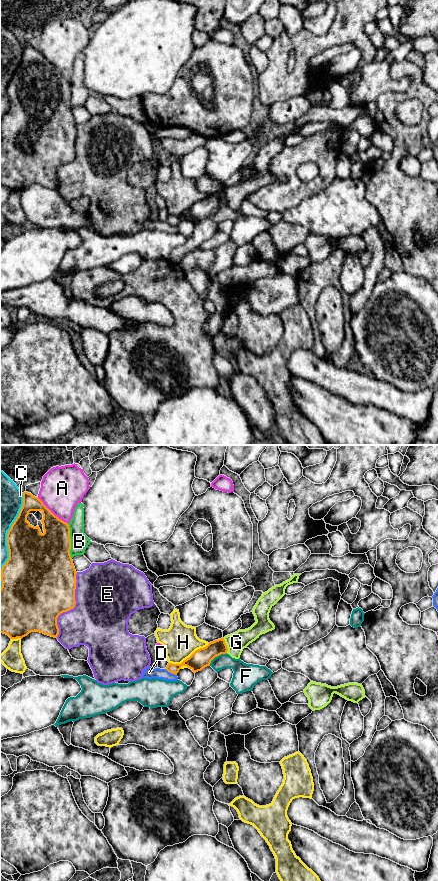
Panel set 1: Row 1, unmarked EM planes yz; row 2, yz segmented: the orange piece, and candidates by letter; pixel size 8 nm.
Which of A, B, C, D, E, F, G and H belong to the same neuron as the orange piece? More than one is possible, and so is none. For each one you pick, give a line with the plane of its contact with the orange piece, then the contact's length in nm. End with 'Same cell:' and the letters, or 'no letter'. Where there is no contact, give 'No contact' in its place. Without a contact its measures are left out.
Same cell: no letter

